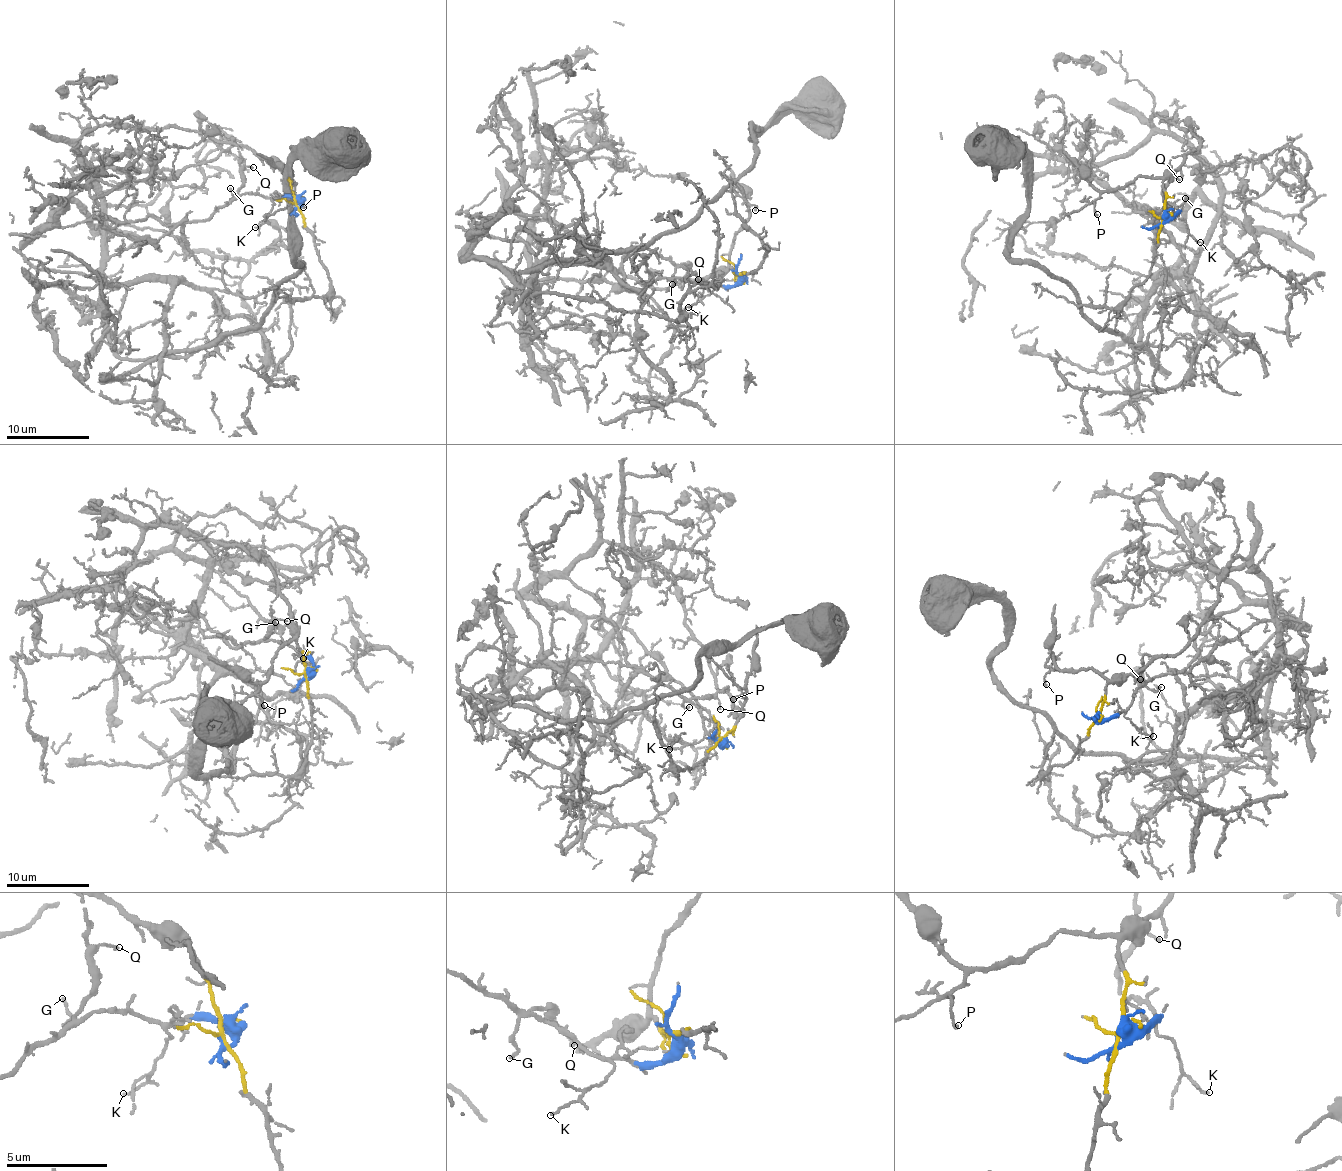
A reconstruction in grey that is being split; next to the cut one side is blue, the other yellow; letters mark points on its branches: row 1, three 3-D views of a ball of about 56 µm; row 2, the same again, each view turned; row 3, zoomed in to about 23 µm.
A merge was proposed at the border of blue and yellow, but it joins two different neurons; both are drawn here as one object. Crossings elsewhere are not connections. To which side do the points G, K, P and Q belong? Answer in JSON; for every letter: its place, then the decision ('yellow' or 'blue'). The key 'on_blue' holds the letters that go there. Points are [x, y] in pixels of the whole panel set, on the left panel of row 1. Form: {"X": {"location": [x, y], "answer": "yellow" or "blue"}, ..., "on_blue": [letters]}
{"G": {"location": [230, 188], "answer": "blue"}, "K": {"location": [255, 227], "answer": "blue"}, "P": {"location": [303, 207], "answer": "yellow"}, "Q": {"location": [253, 167], "answer": "blue"}, "on_blue": ["G", "K", "Q"]}

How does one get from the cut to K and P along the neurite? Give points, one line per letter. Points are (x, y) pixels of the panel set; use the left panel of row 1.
K: (295, 203), (298, 200), (291, 197), (278, 197), (265, 220), (254, 226)
P: (295, 203), (291, 180), (282, 164), (279, 167), (295, 183), (294, 190), (304, 199), (302, 207)

